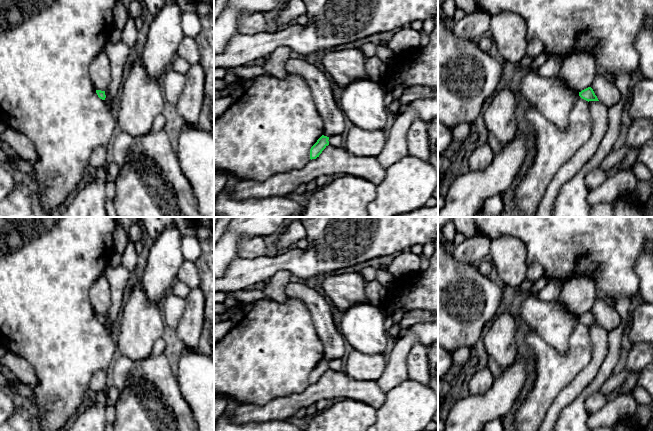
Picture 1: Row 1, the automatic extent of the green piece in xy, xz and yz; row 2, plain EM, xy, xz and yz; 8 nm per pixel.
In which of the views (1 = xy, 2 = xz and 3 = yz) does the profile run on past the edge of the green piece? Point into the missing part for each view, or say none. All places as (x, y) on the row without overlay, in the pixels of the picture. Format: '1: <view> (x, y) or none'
1: none
2: none
3: none

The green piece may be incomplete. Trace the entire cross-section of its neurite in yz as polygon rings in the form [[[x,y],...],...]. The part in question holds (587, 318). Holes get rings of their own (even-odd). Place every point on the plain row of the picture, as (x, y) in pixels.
[[[588,311],[582,314],[581,316],[579,316],[579,320],[588,326],[589,325],[599,325],[591,311]]]

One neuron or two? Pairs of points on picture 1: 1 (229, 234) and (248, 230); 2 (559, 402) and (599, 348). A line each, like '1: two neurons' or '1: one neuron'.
1: one neuron
2: one neuron

